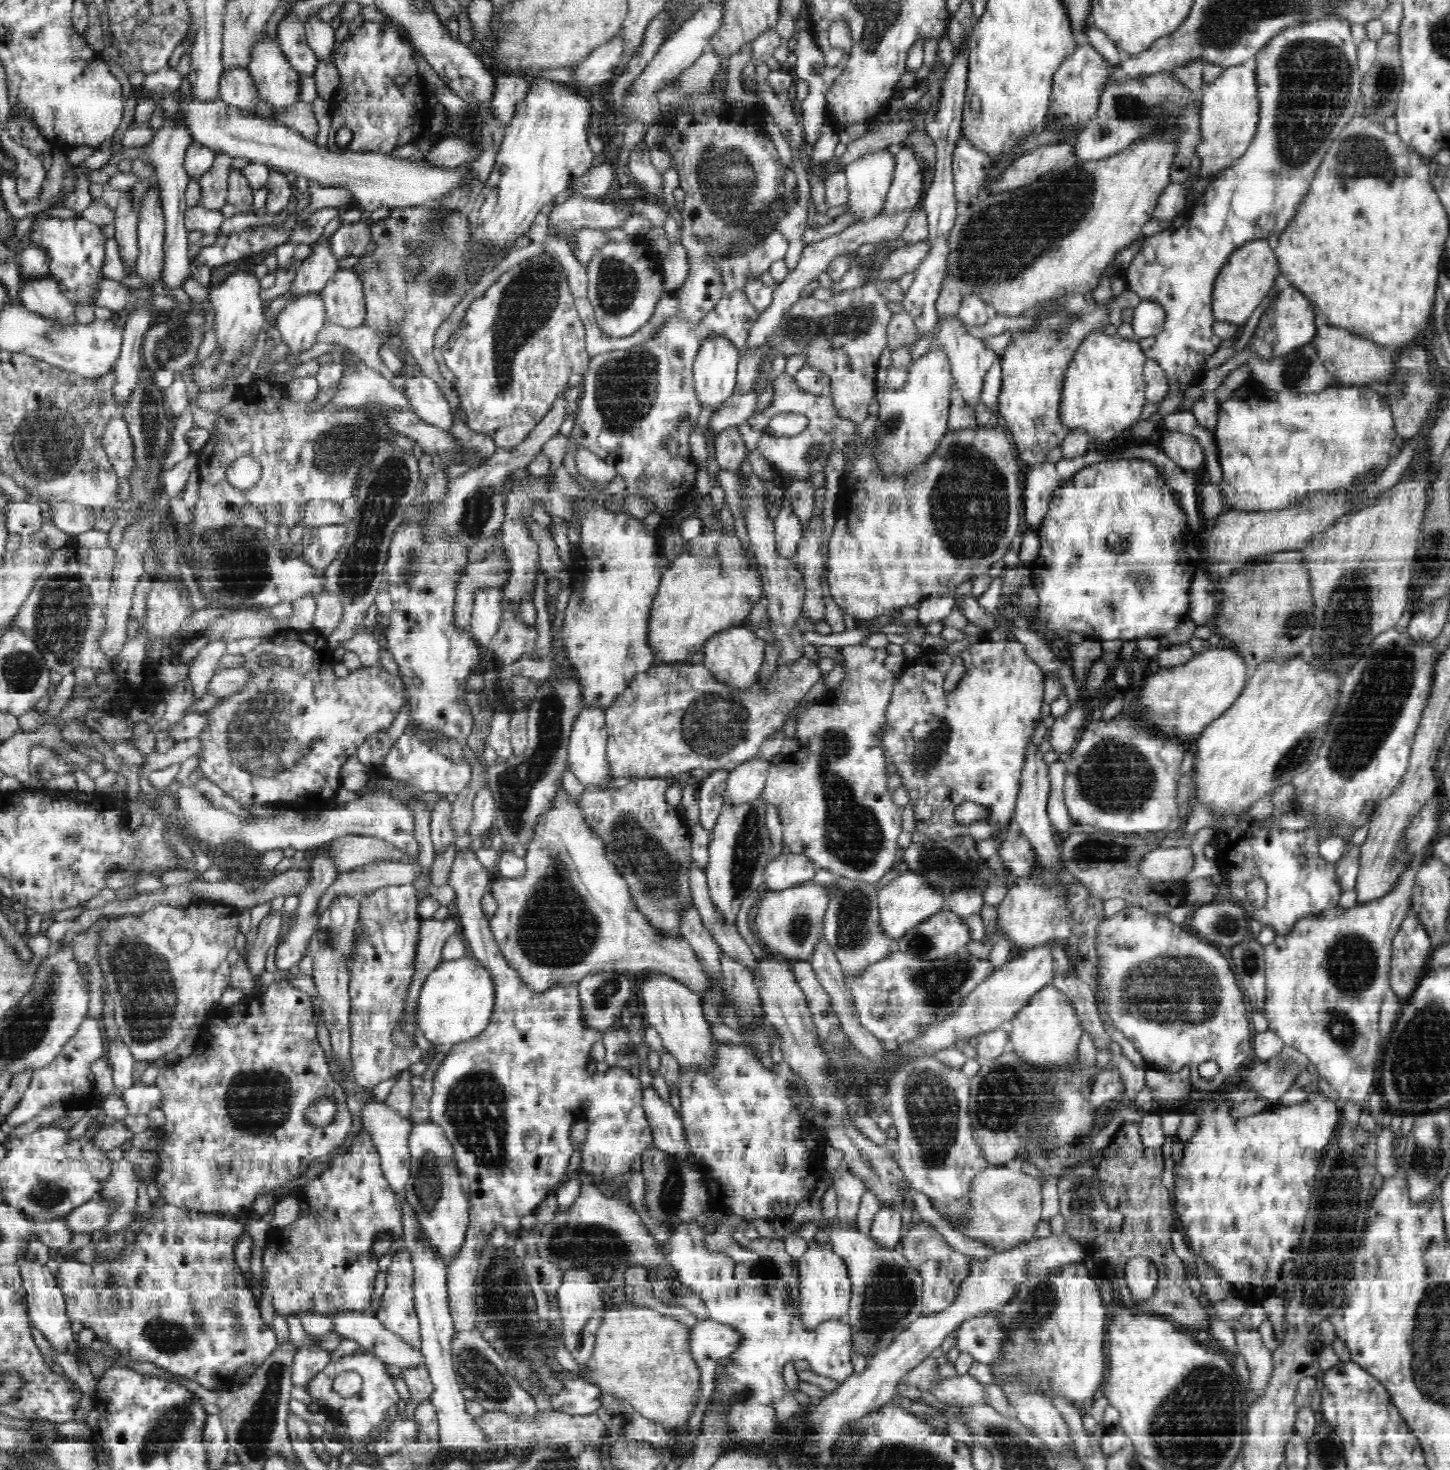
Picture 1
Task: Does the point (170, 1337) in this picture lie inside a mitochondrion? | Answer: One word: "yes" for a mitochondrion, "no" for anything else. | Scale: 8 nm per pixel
yes

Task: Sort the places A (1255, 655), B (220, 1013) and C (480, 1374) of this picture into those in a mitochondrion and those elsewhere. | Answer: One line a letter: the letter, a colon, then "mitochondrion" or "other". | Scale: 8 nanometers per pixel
A: other
B: other
C: mitochondrion

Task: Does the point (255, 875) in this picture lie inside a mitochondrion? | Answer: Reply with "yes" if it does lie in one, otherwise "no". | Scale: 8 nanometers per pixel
no

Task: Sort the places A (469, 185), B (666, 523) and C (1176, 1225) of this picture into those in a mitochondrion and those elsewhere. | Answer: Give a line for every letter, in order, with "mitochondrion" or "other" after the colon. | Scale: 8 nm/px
A: other
B: other
C: other

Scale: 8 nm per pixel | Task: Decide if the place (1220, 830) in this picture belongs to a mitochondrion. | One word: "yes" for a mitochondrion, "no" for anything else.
no

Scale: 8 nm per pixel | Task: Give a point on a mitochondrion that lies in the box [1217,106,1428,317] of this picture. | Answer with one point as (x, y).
(1368, 162)

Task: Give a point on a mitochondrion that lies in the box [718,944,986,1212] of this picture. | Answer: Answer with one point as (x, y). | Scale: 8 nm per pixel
(931, 1105)

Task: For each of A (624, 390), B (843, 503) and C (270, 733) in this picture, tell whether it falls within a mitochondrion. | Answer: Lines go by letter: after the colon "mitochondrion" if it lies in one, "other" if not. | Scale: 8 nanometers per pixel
A: mitochondrion
B: other
C: mitochondrion

